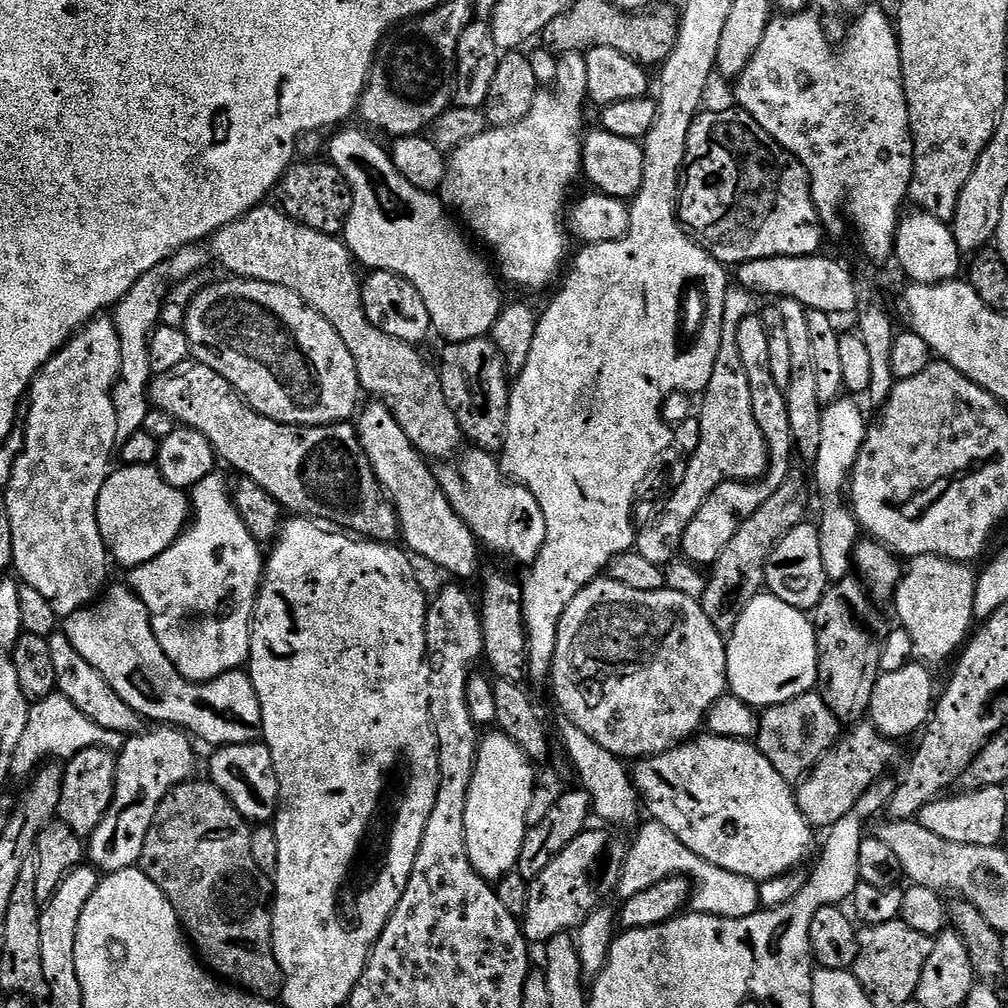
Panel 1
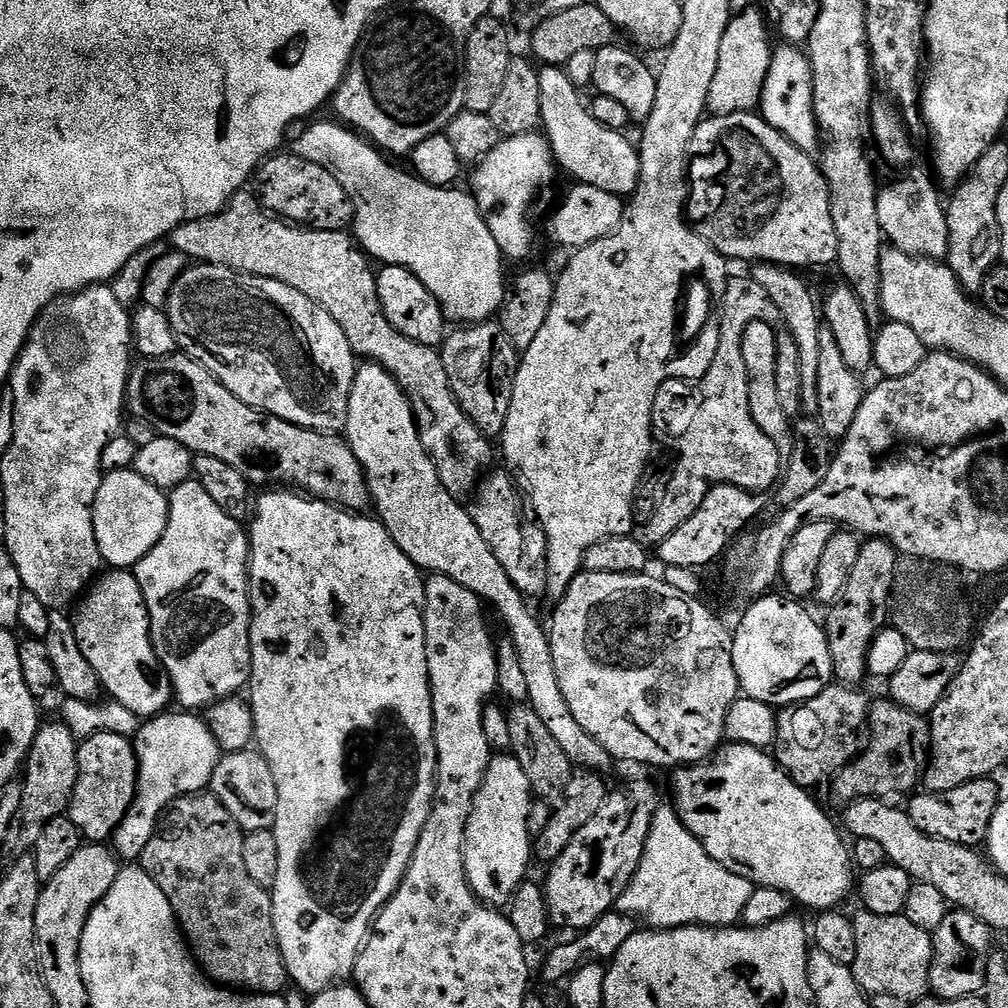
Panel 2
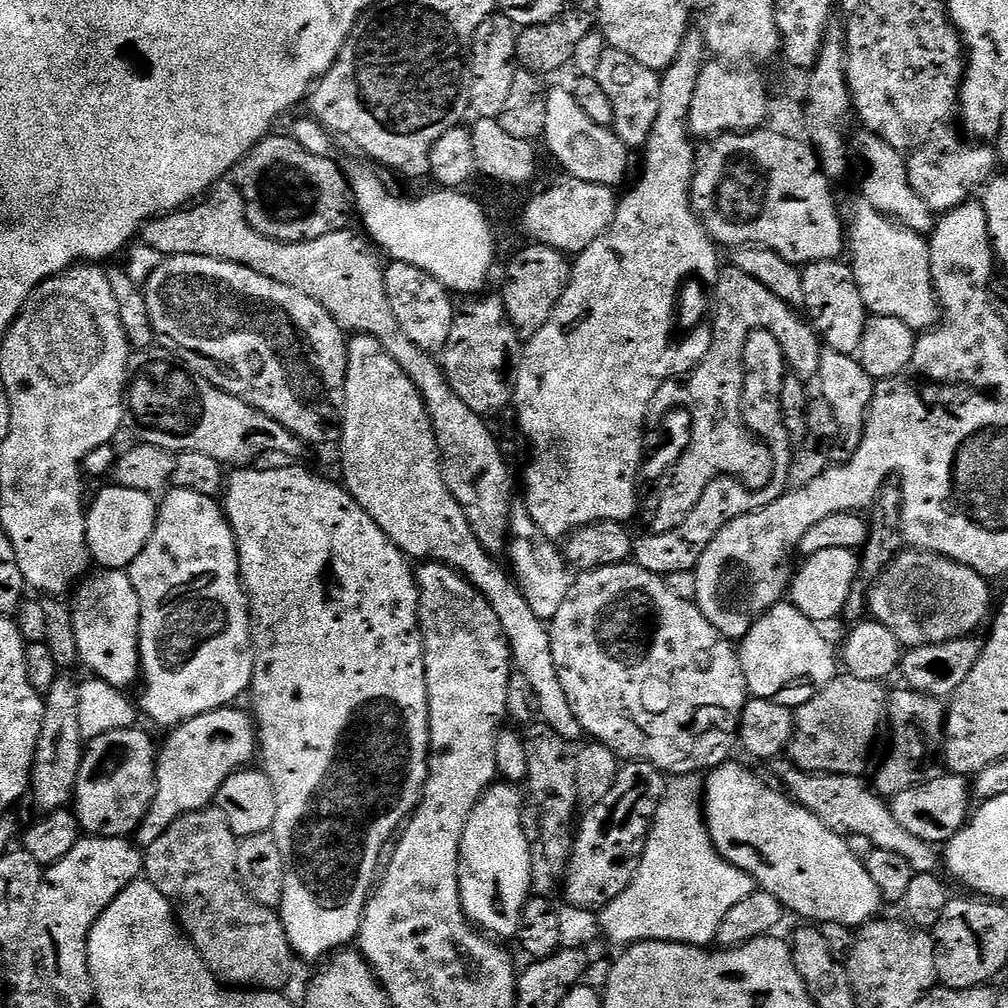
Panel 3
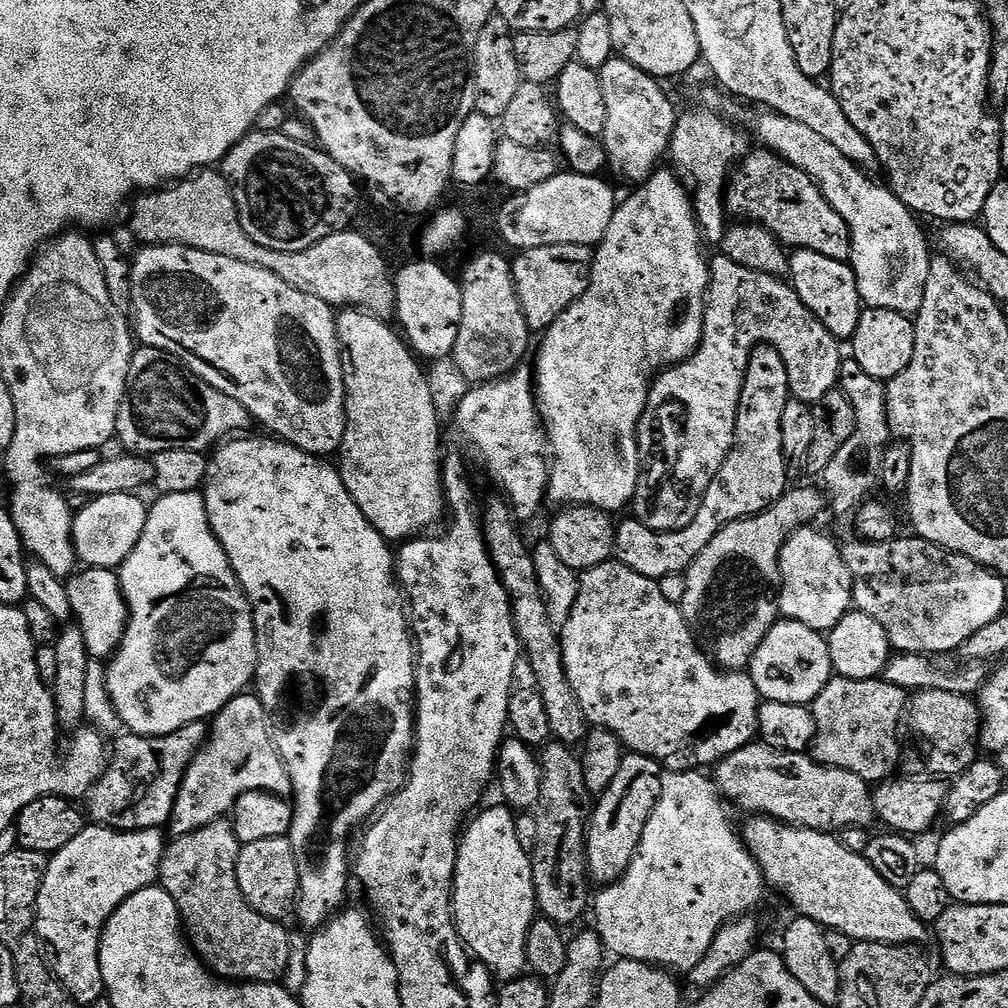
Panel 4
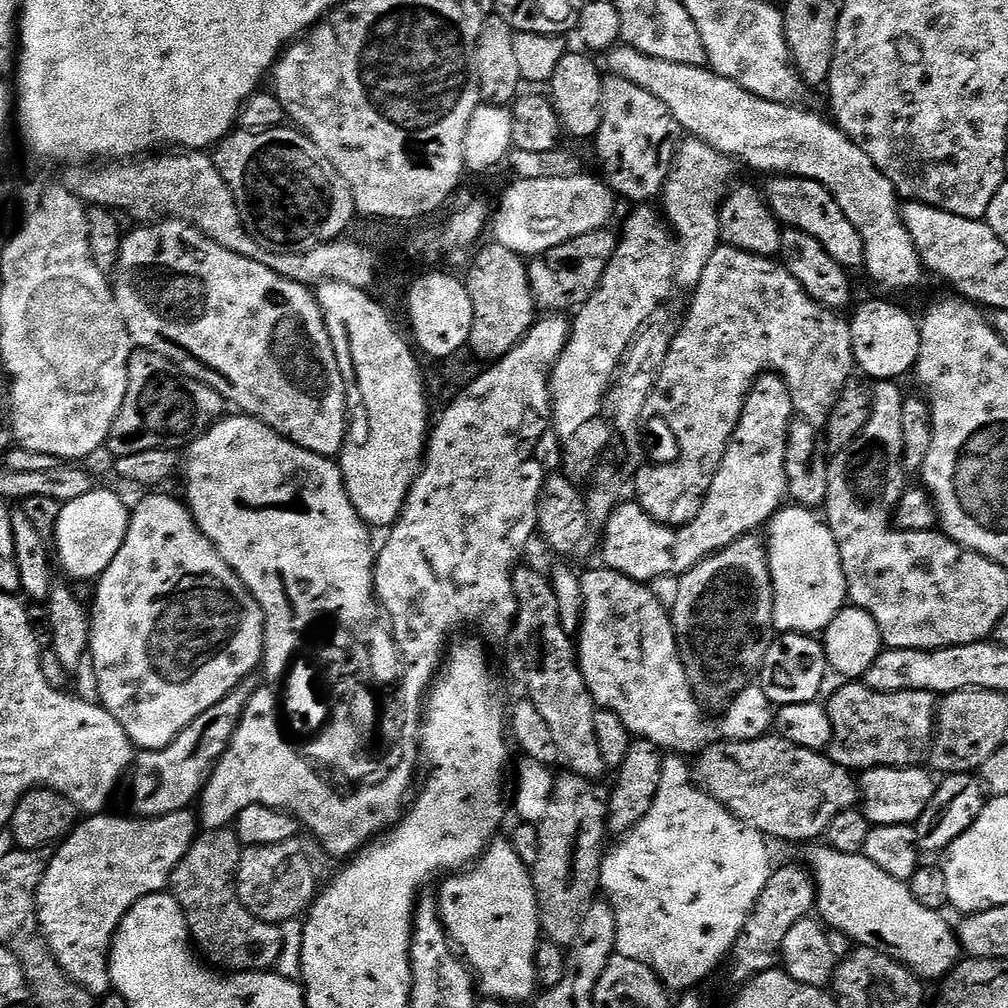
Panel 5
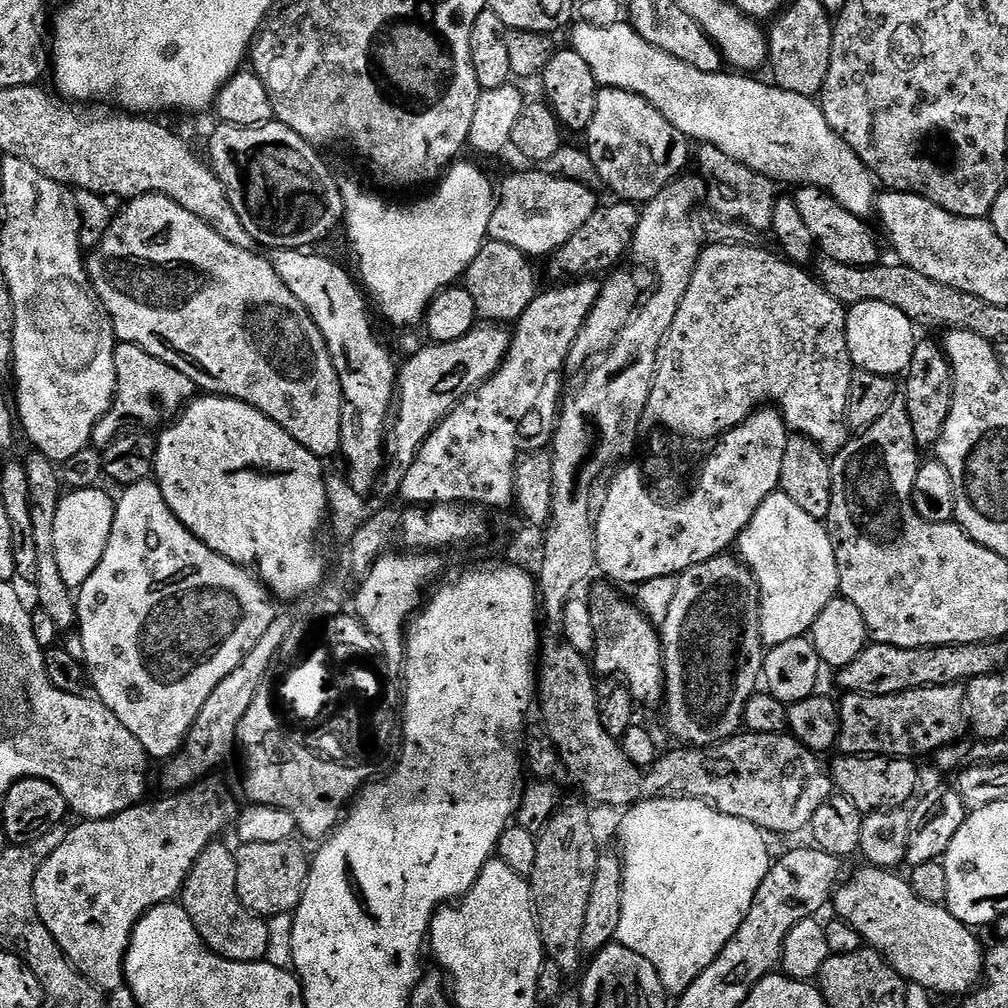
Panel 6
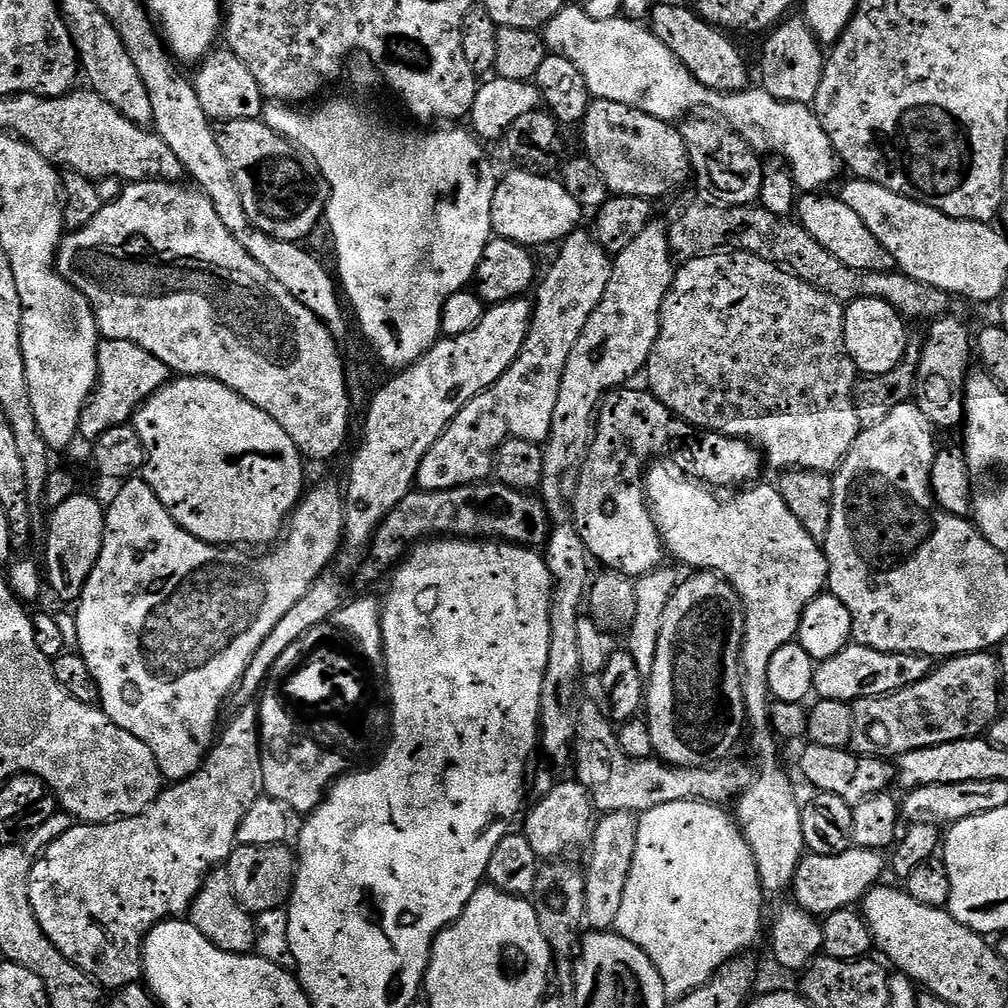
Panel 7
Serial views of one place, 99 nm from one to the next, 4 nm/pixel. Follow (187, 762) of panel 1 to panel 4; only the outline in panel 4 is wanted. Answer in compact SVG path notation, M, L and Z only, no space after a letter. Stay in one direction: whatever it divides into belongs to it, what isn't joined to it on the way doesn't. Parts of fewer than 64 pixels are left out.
M243 692L235 696L221 712L216 713L211 724L210 743L197 751L184 771L172 819L166 825L173 837L185 836L210 822L227 817L236 807L236 799L244 792L272 792L283 797L291 793L288 768L280 752L269 747L269 735L263 729L262 704L255 693Z

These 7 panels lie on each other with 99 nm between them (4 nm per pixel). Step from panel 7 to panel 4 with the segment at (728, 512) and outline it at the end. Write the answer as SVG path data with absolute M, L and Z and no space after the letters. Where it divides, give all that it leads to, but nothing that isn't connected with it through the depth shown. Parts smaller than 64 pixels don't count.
M797 528L782 546L778 612L783 619L802 622L810 630L827 634L853 607L852 576L840 553L840 544L814 529Z

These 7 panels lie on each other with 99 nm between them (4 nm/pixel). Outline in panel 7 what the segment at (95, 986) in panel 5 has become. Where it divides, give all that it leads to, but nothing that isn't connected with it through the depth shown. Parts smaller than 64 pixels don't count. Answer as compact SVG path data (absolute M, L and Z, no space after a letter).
M244 706L239 711L240 713L225 726L224 733L221 736L219 733L218 739L209 747L208 755L204 757L204 762L199 770L193 776L187 776L184 780L177 780L171 786L165 787L161 791L160 797L142 814L112 820L109 824L73 823L73 828L66 829L41 856L35 857L30 874L30 906L38 918L38 926L42 926L46 938L71 964L78 966L91 980L96 981L105 990L119 990L128 984L135 984L141 979L144 940L148 937L148 932L155 924L183 917L187 913L209 872L221 867L227 861L229 854L237 848L236 835L242 826L242 818L246 818L250 806L254 806L254 802L264 792L260 741L257 735L257 709L252 706Z

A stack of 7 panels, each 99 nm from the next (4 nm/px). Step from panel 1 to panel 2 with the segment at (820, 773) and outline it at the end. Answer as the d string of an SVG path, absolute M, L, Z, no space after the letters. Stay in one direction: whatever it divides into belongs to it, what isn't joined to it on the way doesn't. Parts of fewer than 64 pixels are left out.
M891 698L871 701L868 709L870 735L855 760L844 765L831 781L832 792L843 802L896 798L899 792L911 793L928 767L932 751L932 725L927 715L912 712Z

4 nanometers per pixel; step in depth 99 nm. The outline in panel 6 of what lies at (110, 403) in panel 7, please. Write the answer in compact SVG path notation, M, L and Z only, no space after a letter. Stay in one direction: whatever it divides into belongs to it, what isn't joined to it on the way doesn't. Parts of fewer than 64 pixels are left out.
M117 343L114 366L116 367L116 398L112 401L112 411L92 431L92 444L100 450L107 448L113 440L117 439L116 420L120 424L136 423L144 428L159 429L175 421L186 404L184 375L173 370L166 362L146 354L146 350L142 350L136 344Z

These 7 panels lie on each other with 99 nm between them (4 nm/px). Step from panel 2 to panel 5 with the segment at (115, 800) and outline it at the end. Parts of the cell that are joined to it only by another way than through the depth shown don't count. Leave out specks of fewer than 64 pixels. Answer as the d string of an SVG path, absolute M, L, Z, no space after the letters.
M233 694L222 702L210 706L170 746L162 750L141 751L132 761L130 780L132 776L132 808L137 817L165 816L175 812L185 811L188 803L195 801L200 795L200 789L205 787L206 781L224 751L228 749L228 743L232 741L232 735L240 715L244 713L245 697Z

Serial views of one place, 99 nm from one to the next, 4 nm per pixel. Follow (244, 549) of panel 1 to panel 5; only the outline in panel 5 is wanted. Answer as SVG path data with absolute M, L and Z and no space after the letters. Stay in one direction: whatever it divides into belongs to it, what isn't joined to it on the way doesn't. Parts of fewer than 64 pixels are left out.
M144 494L137 502L136 508L131 509L128 517L128 533L118 550L114 554L114 562L106 566L106 570L95 581L96 597L90 604L90 635L88 637L88 651L93 656L94 674L97 675L97 690L99 703L113 718L126 730L137 749L153 752L162 750L198 718L210 706L222 702L226 697L233 695L236 688L252 671L254 673L261 667L264 659L264 616L256 600L249 594L244 583L236 577L235 572L229 568L228 563L216 552L216 547L200 532L200 527L193 520L191 512L183 503L180 504L172 496L156 496L160 494Z

